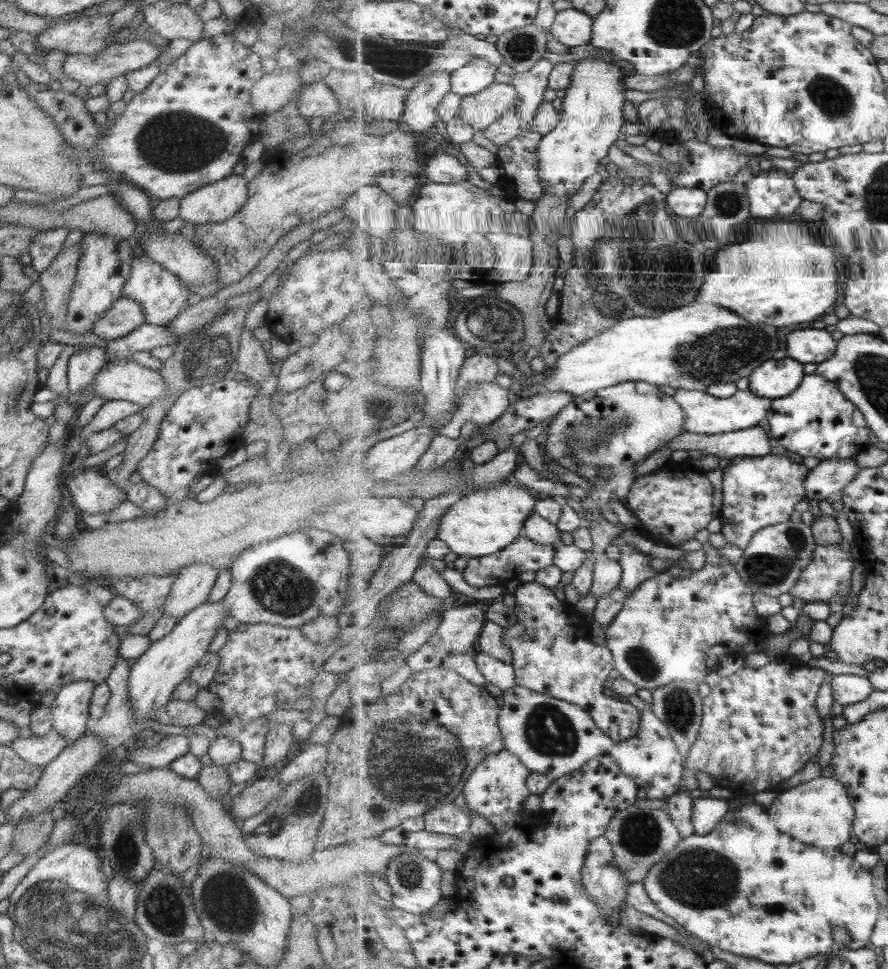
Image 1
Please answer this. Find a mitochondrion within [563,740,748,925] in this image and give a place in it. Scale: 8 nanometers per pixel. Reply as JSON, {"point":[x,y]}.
{"point":[697,878]}

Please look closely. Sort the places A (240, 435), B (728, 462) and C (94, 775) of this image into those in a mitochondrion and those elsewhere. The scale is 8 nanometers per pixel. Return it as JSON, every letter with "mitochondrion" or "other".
{"A":"other","B":"other","C":"other"}

